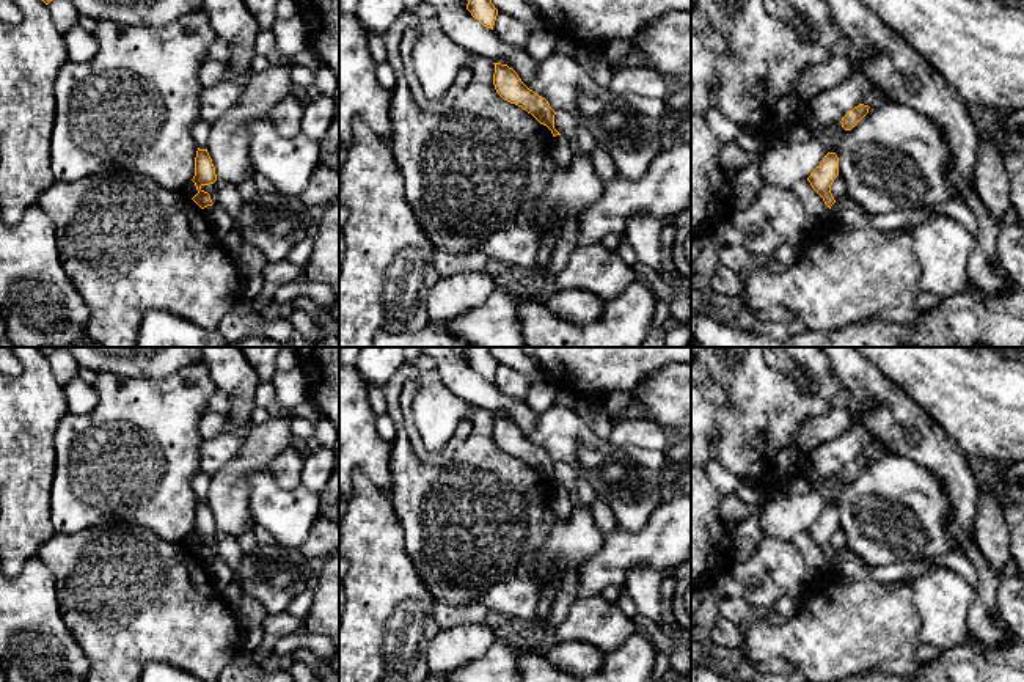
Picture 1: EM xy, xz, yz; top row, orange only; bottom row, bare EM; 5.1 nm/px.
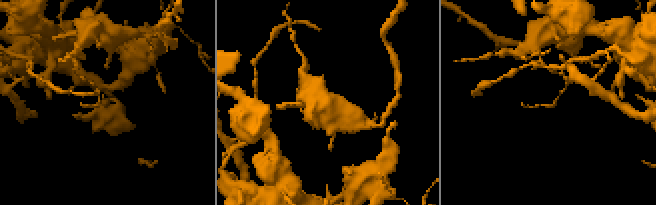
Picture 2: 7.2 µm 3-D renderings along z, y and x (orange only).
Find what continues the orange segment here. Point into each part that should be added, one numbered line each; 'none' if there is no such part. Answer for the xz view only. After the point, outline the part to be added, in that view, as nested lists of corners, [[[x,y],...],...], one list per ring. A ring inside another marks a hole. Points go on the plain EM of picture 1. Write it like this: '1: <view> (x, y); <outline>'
none

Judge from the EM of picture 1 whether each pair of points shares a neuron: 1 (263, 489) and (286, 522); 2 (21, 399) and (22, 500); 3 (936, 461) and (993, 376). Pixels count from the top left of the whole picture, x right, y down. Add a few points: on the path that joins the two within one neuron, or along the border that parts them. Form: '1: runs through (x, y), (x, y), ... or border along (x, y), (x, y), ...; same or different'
1: runs through (270, 497), (283, 514); same
2: runs through (21, 425), (21, 475); same
3: border along (925, 410), (966, 456); different

